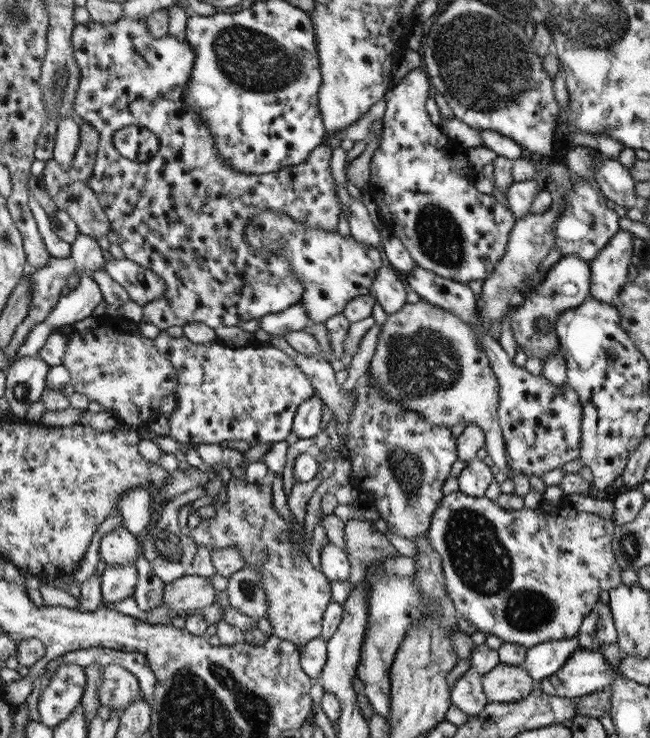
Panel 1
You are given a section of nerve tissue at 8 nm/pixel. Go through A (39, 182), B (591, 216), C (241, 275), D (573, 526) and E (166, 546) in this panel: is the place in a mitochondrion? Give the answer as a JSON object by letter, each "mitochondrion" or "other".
{"A":"other","B":"mitochondrion","C":"other","D":"other","E":"mitochondrion"}

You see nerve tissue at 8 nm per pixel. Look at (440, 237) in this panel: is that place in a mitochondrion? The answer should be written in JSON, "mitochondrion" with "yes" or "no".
{"mitochondrion":"yes"}

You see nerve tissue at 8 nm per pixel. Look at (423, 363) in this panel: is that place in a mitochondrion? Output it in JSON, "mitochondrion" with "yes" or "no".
{"mitochondrion":"yes"}

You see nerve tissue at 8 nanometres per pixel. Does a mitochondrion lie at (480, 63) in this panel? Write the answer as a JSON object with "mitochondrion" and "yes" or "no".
{"mitochondrion":"yes"}

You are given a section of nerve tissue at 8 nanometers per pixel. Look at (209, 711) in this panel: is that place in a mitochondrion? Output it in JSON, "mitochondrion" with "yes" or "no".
{"mitochondrion":"yes"}

